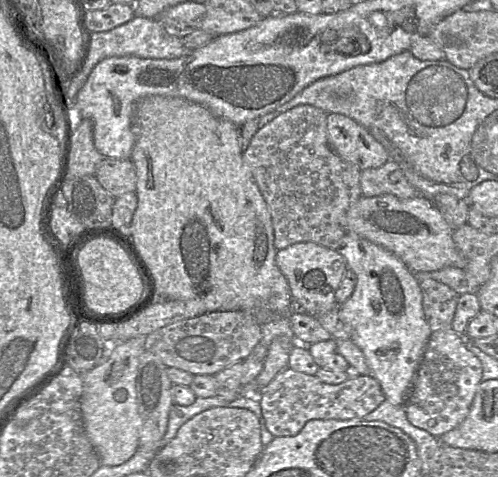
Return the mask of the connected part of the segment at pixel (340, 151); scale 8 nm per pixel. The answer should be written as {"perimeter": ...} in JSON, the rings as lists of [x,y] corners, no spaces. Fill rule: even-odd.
{"perimeter":[[[328,114],[327,134],[335,154],[361,171],[381,167],[390,160],[385,148],[368,130],[345,115]]]}

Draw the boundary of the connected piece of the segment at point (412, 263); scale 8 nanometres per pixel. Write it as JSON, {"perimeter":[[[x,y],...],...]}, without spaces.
{"perimeter":[[[389,194],[361,196],[347,211],[345,228],[347,232],[353,232],[390,251],[414,273],[464,267],[464,260],[452,239],[455,229],[447,224],[432,199],[421,195],[411,199],[400,199]]]}

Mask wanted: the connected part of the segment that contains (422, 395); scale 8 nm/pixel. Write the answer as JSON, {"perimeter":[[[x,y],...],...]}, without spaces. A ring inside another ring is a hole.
{"perimeter":[[[453,330],[431,333],[412,387],[403,405],[408,421],[436,438],[457,427],[468,415],[476,390],[482,382],[482,364],[465,346],[464,338]]]}

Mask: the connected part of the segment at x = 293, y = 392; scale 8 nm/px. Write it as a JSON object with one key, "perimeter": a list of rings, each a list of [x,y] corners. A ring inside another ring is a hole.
{"perimeter":[[[290,368],[281,371],[265,388],[258,391],[257,398],[266,427],[274,437],[293,437],[312,420],[361,419],[386,400],[380,383],[372,376],[360,375],[340,384],[326,384],[316,376]]]}

